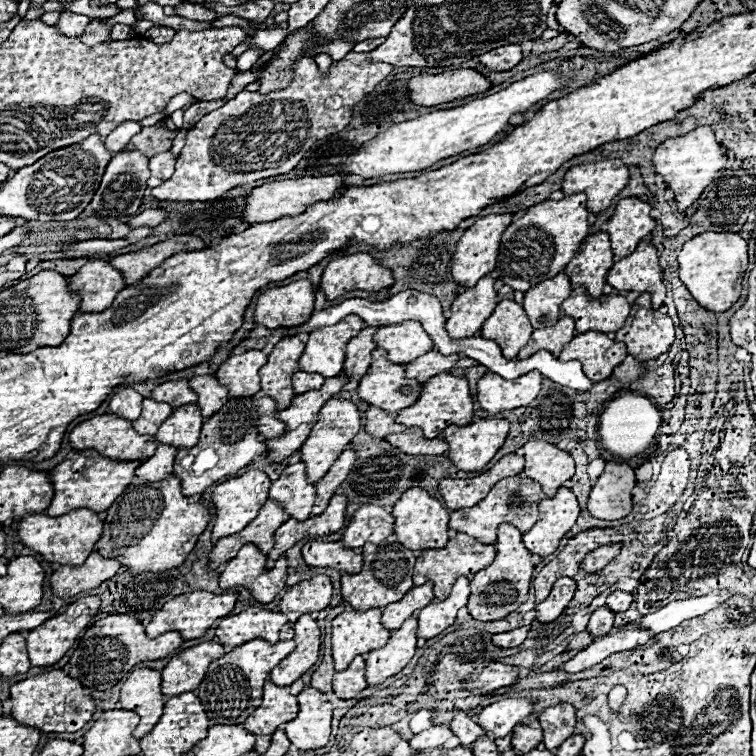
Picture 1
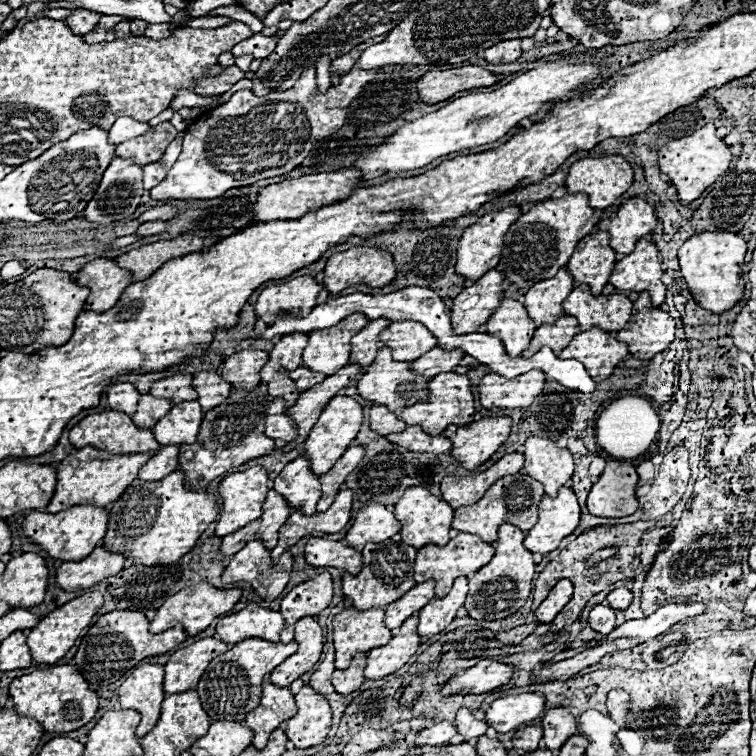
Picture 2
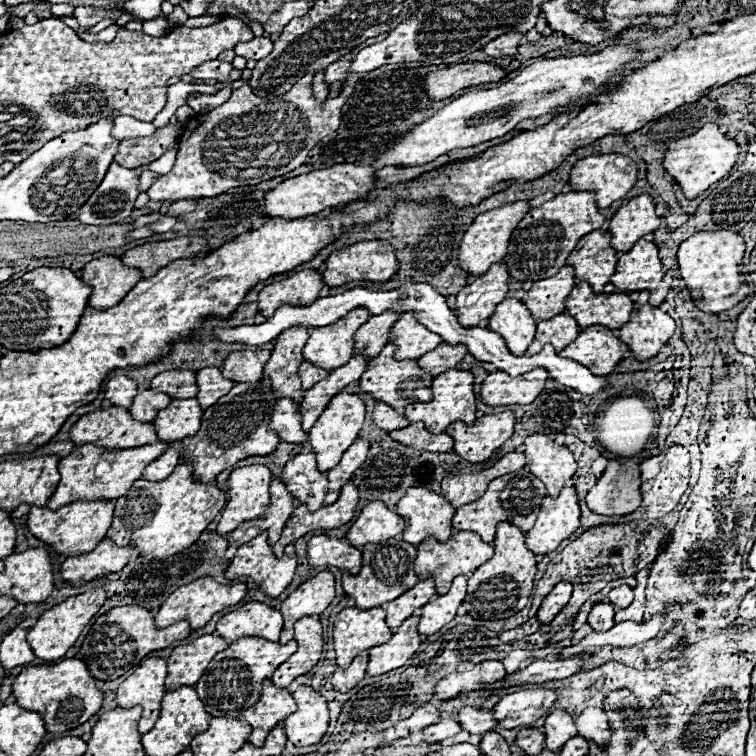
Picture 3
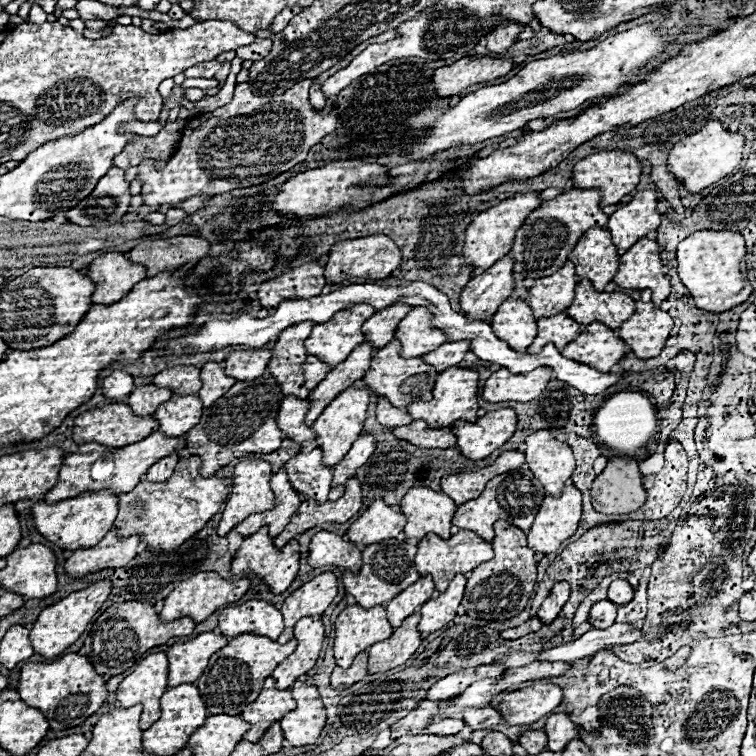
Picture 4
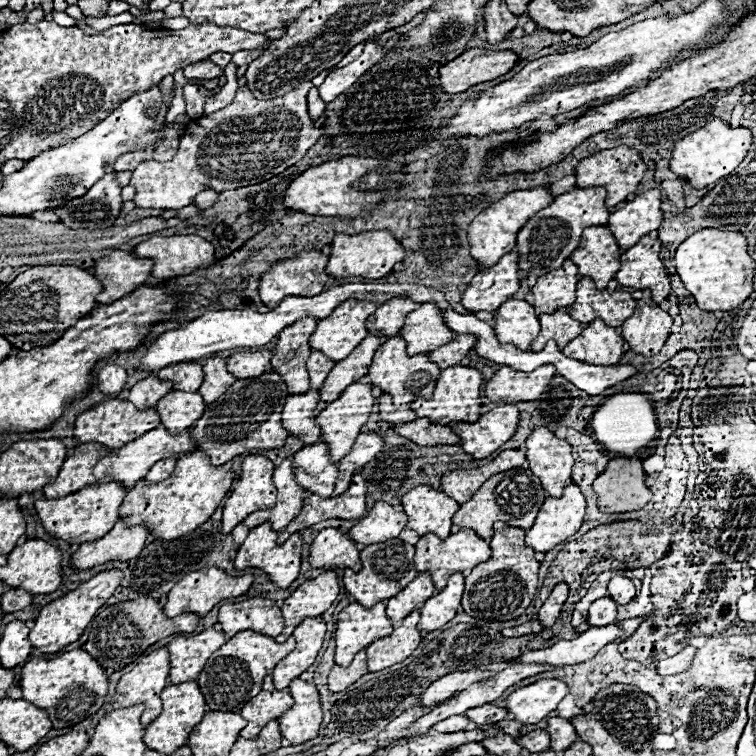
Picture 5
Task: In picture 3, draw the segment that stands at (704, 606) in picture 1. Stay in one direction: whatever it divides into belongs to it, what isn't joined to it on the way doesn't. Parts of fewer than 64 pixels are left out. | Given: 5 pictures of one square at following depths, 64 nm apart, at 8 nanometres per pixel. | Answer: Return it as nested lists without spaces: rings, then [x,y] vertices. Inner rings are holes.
[[[660,612],[656,616],[652,616],[648,622],[620,622],[614,628],[610,628],[608,632],[594,632],[590,636],[586,636],[580,644],[576,646],[568,646],[562,648],[558,658],[570,658],[570,656],[580,656],[584,652],[594,652],[602,646],[634,646],[634,644],[642,644],[646,640],[652,640],[658,636],[662,624],[666,620],[666,612]]]

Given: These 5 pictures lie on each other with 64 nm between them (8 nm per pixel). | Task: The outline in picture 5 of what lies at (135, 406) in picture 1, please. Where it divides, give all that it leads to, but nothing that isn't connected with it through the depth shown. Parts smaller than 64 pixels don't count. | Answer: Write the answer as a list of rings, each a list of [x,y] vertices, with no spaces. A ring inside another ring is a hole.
[[[104,364],[104,368],[98,372],[98,388],[102,394],[108,394],[116,398],[128,384],[128,372],[116,364]]]

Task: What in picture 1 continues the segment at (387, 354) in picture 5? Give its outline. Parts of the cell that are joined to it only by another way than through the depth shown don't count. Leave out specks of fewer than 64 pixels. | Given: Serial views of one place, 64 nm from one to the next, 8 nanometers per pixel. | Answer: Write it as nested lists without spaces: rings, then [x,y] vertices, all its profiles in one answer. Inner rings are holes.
[[[376,348],[370,368],[360,380],[358,396],[370,406],[382,408],[388,414],[396,414],[418,400],[420,388],[422,384],[416,380],[404,378],[404,366],[390,362],[386,352]]]

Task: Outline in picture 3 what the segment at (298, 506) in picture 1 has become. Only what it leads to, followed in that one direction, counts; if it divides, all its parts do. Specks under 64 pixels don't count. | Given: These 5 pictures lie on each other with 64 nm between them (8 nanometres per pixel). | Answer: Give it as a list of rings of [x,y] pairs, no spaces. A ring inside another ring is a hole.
[[[298,454],[282,470],[280,480],[294,500],[306,504],[310,512],[318,510],[326,496],[326,474],[316,468],[316,456]]]

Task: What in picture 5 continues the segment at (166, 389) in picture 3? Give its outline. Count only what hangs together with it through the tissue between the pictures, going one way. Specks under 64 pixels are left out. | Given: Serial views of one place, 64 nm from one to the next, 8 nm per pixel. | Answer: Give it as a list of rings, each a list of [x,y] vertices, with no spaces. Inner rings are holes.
[[[178,362],[172,366],[166,366],[158,372],[158,380],[166,380],[174,384],[174,390],[184,392],[196,392],[204,380],[202,364],[198,362]]]

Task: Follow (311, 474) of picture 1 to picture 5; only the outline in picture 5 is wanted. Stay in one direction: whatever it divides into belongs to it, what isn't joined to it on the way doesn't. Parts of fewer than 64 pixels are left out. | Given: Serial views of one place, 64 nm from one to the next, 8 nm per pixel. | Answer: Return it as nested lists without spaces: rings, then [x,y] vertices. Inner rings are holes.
[[[354,382],[350,384],[334,402],[330,402],[316,418],[316,424],[320,426],[320,442],[328,444],[328,450],[330,450],[330,458],[332,462],[338,462],[342,460],[342,456],[346,456],[346,452],[350,452],[354,440],[358,438],[358,434],[362,432],[370,412],[372,412],[372,406],[374,406],[374,396],[372,396],[372,386],[370,384],[360,384],[360,382]]]

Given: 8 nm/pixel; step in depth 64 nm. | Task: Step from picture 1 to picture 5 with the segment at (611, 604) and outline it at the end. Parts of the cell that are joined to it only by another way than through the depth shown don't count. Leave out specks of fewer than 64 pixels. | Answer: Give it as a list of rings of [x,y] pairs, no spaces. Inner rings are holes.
[[[614,576],[608,582],[608,596],[618,604],[628,604],[636,596],[632,580],[624,578],[624,576]]]

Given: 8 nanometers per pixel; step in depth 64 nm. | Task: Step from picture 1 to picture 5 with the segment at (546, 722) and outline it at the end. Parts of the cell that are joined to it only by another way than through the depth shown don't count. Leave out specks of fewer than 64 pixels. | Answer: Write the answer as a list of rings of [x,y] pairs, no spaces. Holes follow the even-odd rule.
[[[560,716],[548,718],[546,732],[550,734],[550,750],[554,750],[554,752],[564,752],[578,738],[570,720],[560,718]]]

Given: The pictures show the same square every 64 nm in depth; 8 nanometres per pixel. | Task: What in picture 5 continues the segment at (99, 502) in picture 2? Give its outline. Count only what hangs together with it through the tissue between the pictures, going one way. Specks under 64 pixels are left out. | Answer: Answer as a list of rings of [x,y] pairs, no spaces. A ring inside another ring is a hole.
[[[158,426],[150,432],[146,432],[146,436],[140,436],[138,440],[118,448],[118,450],[110,450],[104,444],[78,444],[76,450],[72,452],[72,456],[68,456],[64,460],[64,466],[56,478],[54,484],[48,484],[44,488],[44,496],[46,498],[62,498],[68,494],[78,492],[80,488],[86,486],[96,486],[102,482],[118,482],[124,488],[134,488],[134,484],[138,480],[142,480],[146,476],[146,472],[150,470],[150,466],[166,456],[180,456],[194,450],[194,442],[190,438],[190,430],[184,430],[176,436],[168,434],[164,426]]]

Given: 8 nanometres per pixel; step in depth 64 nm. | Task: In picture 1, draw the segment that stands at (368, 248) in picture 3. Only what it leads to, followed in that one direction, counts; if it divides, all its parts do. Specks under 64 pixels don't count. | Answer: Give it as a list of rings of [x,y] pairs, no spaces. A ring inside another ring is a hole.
[[[360,252],[332,260],[322,274],[320,288],[324,290],[326,300],[336,300],[350,290],[380,292],[392,284],[392,272],[376,264],[370,254]]]

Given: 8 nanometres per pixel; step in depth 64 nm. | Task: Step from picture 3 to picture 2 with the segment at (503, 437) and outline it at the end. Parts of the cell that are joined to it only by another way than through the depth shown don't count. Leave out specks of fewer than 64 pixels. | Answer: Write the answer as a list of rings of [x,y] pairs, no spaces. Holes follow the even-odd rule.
[[[482,418],[468,426],[450,424],[444,432],[452,440],[452,456],[466,470],[476,470],[506,442],[510,436],[510,418]]]

